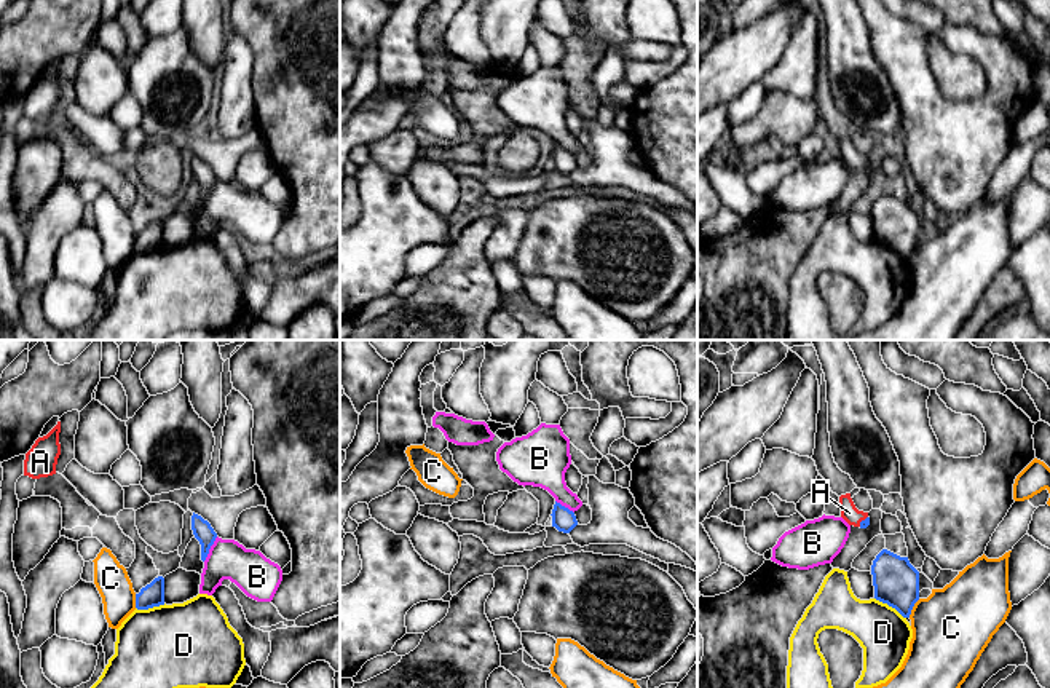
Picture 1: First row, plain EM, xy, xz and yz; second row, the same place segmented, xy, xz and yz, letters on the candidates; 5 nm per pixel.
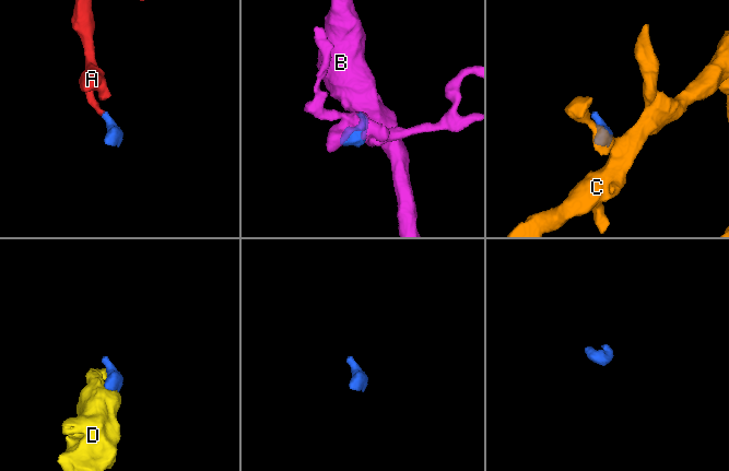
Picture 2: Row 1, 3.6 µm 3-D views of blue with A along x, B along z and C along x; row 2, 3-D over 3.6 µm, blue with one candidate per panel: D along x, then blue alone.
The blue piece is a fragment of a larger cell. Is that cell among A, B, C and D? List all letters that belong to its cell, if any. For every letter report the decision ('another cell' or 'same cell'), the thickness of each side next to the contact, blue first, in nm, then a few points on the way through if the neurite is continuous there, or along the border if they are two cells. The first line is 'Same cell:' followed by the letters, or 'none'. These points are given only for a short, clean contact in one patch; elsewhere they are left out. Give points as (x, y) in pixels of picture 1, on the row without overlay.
Same cell: A
A: same cell; calibres 50 and 90 nm; way yz (864, 166), (862, 163), (849, 155)
B: another cell; calibres 100 and 200 nm; border xy (217, 179), (203, 203)
C: another cell; calibres 220 and 400 nm; border yz (919, 241), (908, 259)
D: another cell; calibres 220 and 260 nm; border yz (875, 240), (894, 249), (905, 260)

